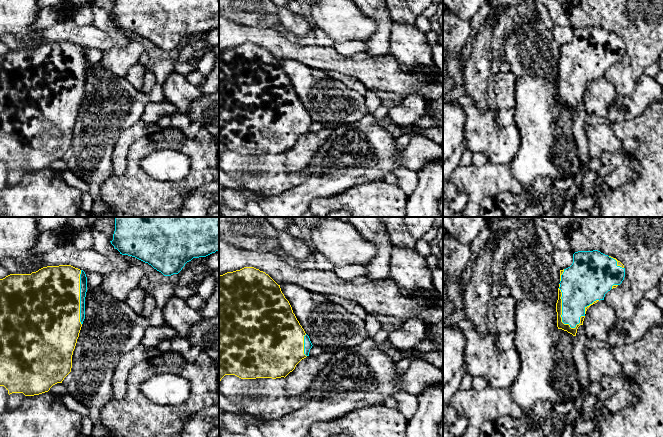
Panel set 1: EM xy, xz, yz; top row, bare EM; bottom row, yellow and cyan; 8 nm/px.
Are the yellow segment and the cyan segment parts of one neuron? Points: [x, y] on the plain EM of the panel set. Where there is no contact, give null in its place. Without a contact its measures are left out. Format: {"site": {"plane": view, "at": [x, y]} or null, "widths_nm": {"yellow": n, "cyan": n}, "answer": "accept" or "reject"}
{"site": {"plane": "yz", "at": [561, 84]}, "widths_nm": {"yellow": 60, "cyan": 340}, "answer": "accept"}

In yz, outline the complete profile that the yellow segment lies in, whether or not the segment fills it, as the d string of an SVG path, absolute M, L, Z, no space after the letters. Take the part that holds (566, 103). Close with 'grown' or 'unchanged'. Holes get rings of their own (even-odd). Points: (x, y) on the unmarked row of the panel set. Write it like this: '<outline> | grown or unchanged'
M598 26L575 28L572 41L560 46L558 105L576 112L587 85L604 76L605 70L620 61L624 53L624 41L616 34Z | grown

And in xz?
M244 43L219 51L219 160L225 151L285 154L312 122L280 61L268 50Z | grown

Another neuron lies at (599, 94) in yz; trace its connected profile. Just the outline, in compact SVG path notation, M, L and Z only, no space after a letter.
M604 76L591 81L585 90L583 102L591 117L606 118L609 106L617 99L618 93Z

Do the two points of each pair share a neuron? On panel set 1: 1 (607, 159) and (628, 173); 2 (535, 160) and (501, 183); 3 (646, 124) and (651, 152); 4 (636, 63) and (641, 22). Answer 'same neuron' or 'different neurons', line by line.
1: same neuron
2: different neurons
3: same neuron
4: same neuron

